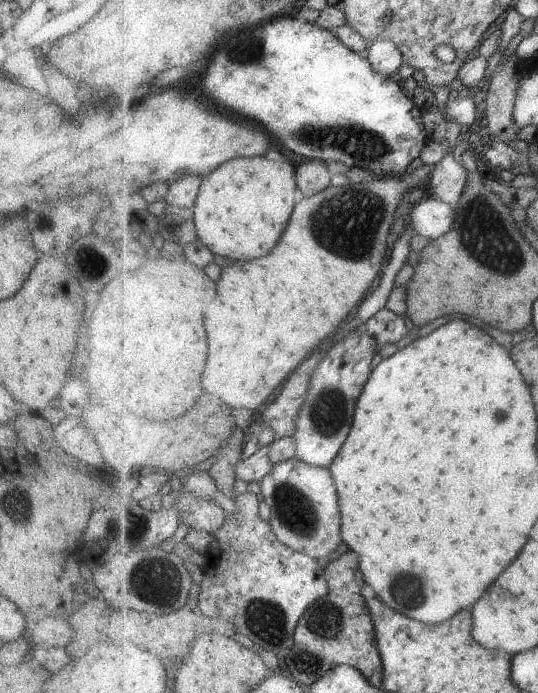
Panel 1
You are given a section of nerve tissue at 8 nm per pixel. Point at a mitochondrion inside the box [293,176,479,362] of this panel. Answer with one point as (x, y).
(348, 223)

